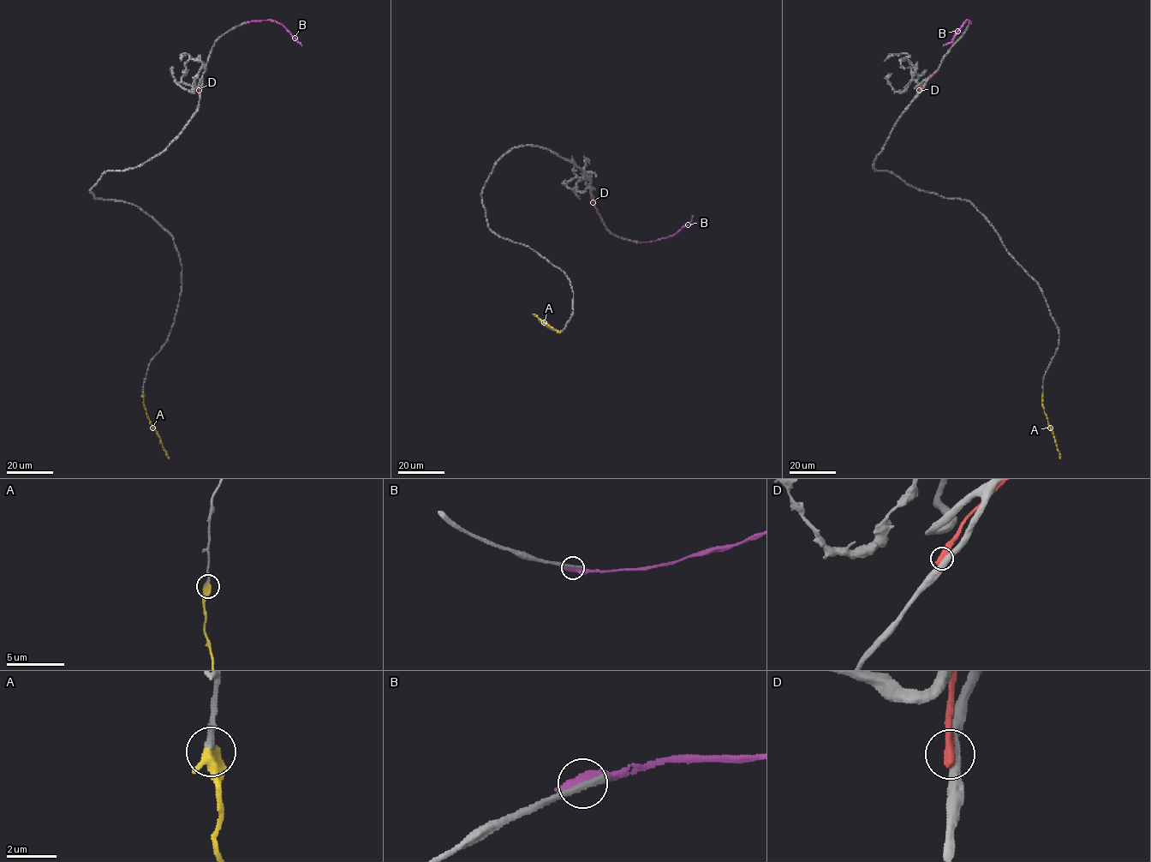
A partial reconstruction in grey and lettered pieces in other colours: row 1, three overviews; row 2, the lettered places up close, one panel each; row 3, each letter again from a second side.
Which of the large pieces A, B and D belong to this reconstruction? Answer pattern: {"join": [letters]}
{"join": ["A"]}

